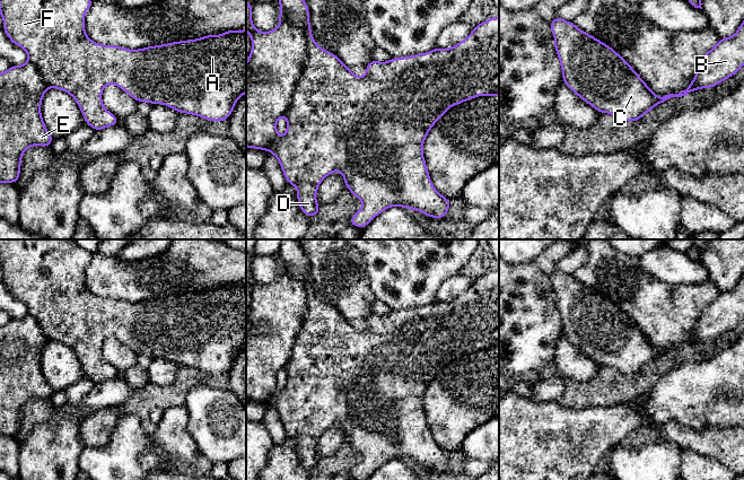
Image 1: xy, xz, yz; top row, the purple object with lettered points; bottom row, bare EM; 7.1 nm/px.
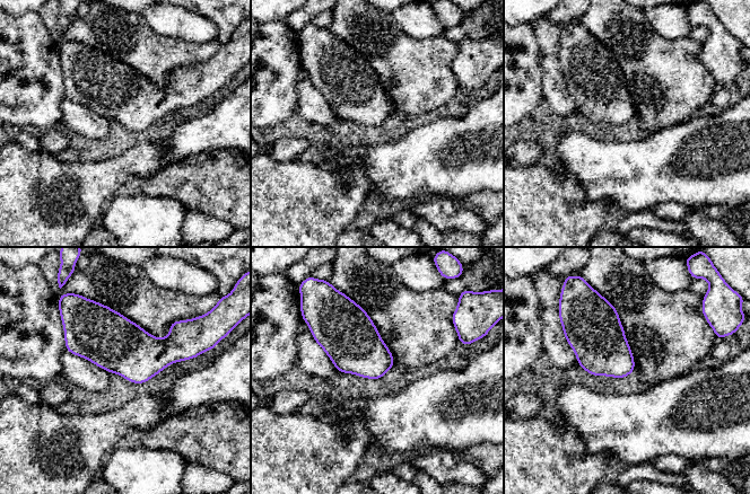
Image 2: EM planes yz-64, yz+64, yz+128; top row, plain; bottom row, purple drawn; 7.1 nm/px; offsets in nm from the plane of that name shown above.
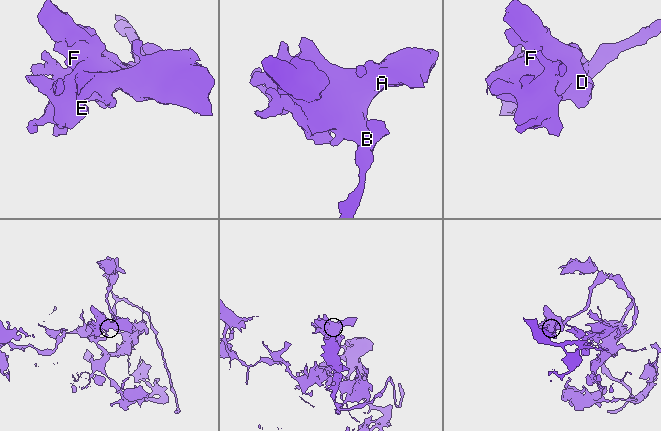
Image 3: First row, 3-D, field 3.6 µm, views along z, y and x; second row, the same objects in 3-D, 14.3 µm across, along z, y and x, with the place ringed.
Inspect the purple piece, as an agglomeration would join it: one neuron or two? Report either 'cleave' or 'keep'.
keep

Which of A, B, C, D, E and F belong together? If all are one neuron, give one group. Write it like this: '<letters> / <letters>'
A B C D E F

